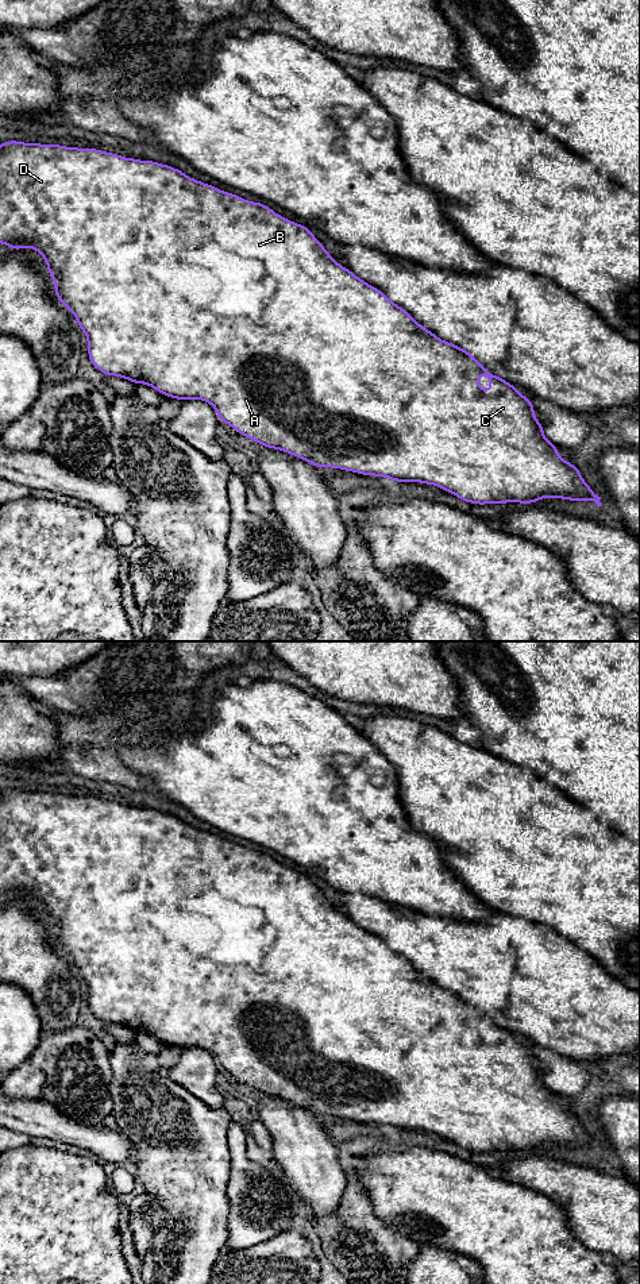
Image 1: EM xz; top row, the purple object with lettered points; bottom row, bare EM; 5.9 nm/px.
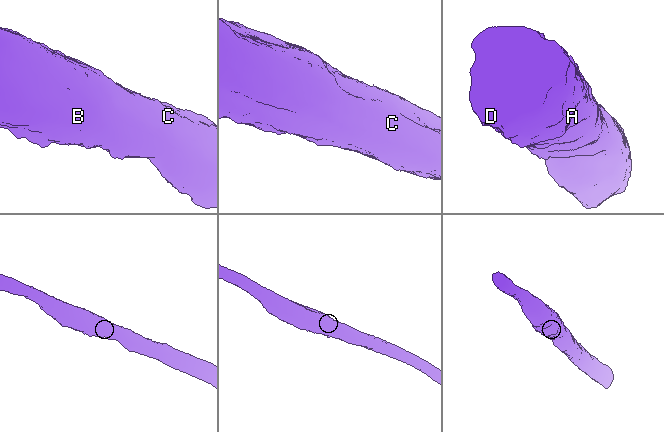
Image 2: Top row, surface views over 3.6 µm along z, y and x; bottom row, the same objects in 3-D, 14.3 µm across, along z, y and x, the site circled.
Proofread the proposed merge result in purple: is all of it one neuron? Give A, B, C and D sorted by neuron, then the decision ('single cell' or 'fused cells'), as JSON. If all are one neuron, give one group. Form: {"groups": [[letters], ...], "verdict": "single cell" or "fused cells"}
{"groups": [["A", "B", "C", "D"]], "verdict": "single cell"}

